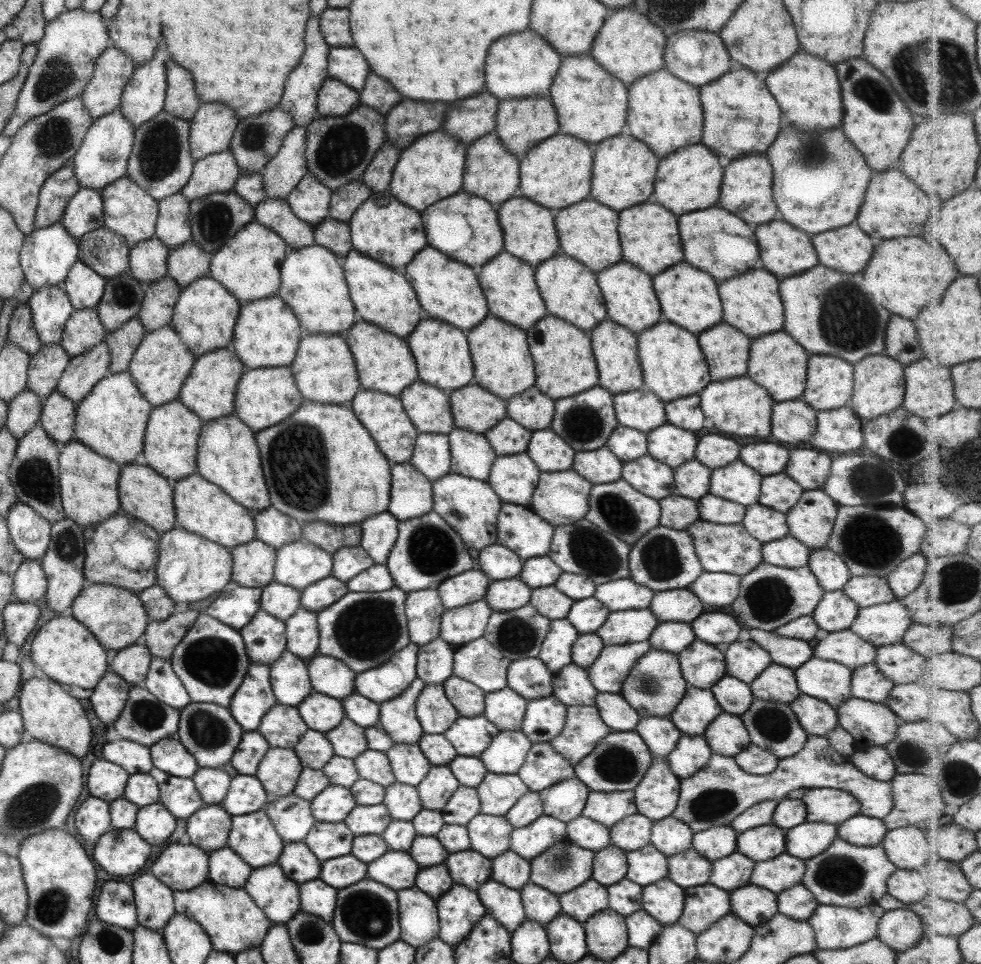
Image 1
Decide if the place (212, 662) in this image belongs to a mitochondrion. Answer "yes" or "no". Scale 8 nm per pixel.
yes

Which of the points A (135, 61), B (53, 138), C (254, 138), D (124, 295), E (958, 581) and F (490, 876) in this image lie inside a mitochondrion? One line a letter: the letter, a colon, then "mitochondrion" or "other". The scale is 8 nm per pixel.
A: other
B: mitochondrion
C: mitochondrion
D: mitochondrion
E: mitochondrion
F: other

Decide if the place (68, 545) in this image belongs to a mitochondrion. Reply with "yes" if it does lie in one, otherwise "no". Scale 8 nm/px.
yes

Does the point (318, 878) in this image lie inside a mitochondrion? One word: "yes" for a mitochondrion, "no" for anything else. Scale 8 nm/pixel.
no

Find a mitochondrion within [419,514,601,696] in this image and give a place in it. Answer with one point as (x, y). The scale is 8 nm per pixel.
(514, 635)

